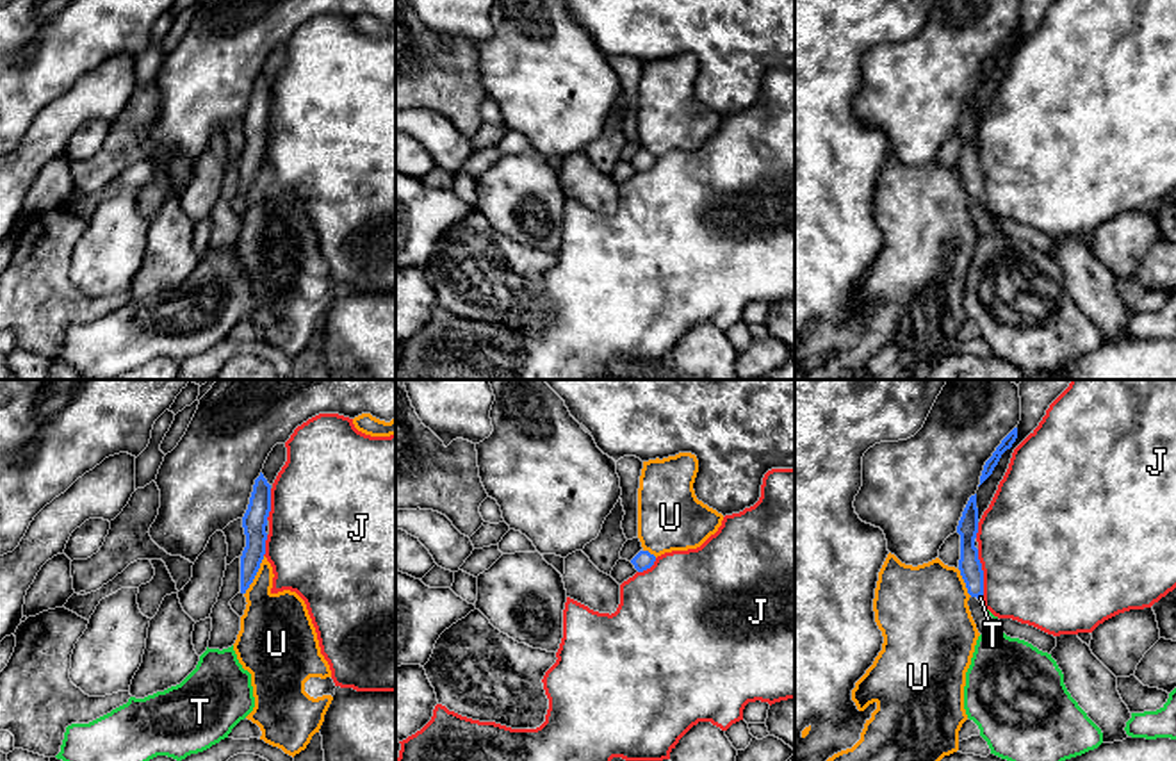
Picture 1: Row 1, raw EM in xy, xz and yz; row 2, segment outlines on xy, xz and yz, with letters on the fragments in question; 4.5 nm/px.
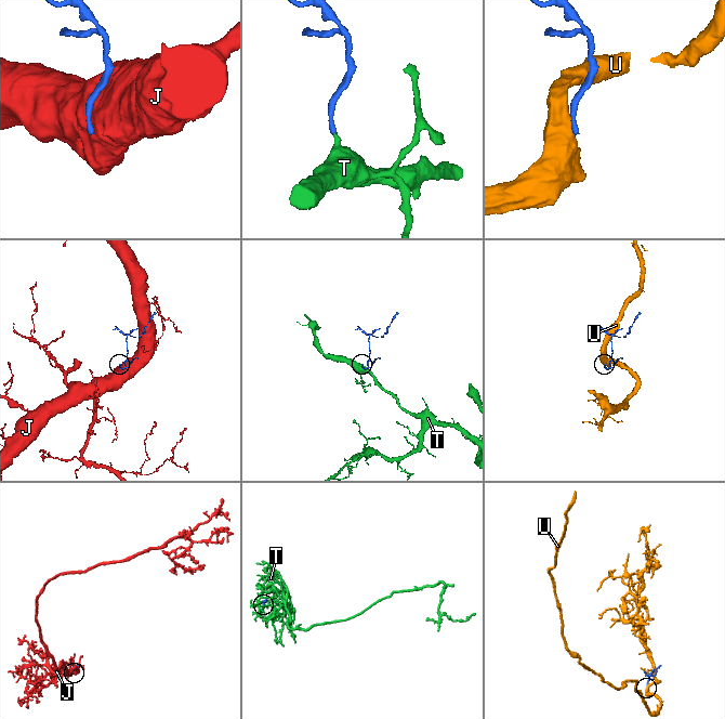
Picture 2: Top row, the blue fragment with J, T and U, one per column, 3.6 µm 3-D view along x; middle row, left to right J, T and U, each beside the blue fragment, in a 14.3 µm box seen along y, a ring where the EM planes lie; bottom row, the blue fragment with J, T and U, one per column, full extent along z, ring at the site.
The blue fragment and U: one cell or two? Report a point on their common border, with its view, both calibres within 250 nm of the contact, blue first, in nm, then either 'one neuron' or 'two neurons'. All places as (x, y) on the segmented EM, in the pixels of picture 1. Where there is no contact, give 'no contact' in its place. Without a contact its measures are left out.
xy (255, 574) | 110/300 nm | two neurons

